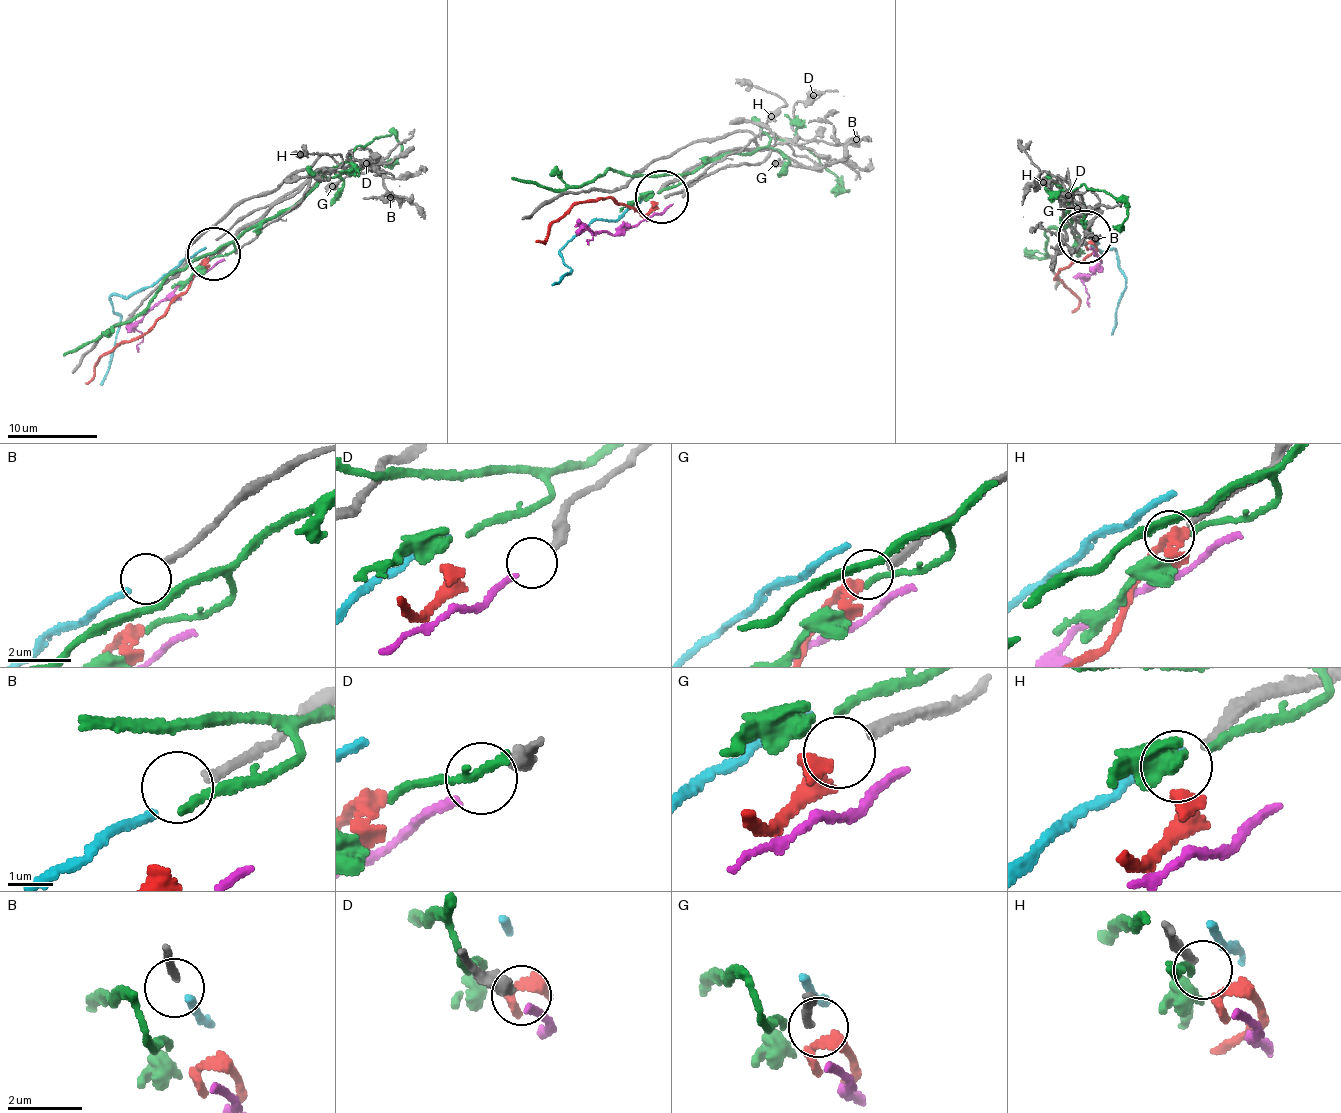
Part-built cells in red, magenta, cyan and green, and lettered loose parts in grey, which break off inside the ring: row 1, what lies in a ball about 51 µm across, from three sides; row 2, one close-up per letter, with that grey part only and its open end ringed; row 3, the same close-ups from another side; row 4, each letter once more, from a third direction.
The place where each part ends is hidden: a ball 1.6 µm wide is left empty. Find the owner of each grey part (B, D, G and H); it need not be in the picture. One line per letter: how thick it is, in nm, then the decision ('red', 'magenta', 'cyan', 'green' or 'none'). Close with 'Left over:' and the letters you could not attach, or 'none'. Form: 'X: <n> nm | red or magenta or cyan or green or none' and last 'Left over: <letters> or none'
B: 180 nm | cyan
D: 380 nm | magenta
G: 220 nm | red
H: 200 nm | none
Left over: H

